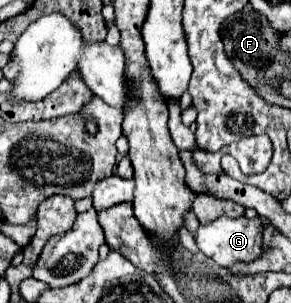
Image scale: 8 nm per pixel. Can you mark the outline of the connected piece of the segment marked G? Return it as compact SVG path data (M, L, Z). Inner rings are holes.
M244 216L240 218L220 218L212 224L200 224L194 232L194 240L208 258L212 258L220 266L230 266L236 262L250 262L262 254L262 232L270 222L266 218L254 218L248 220Z

